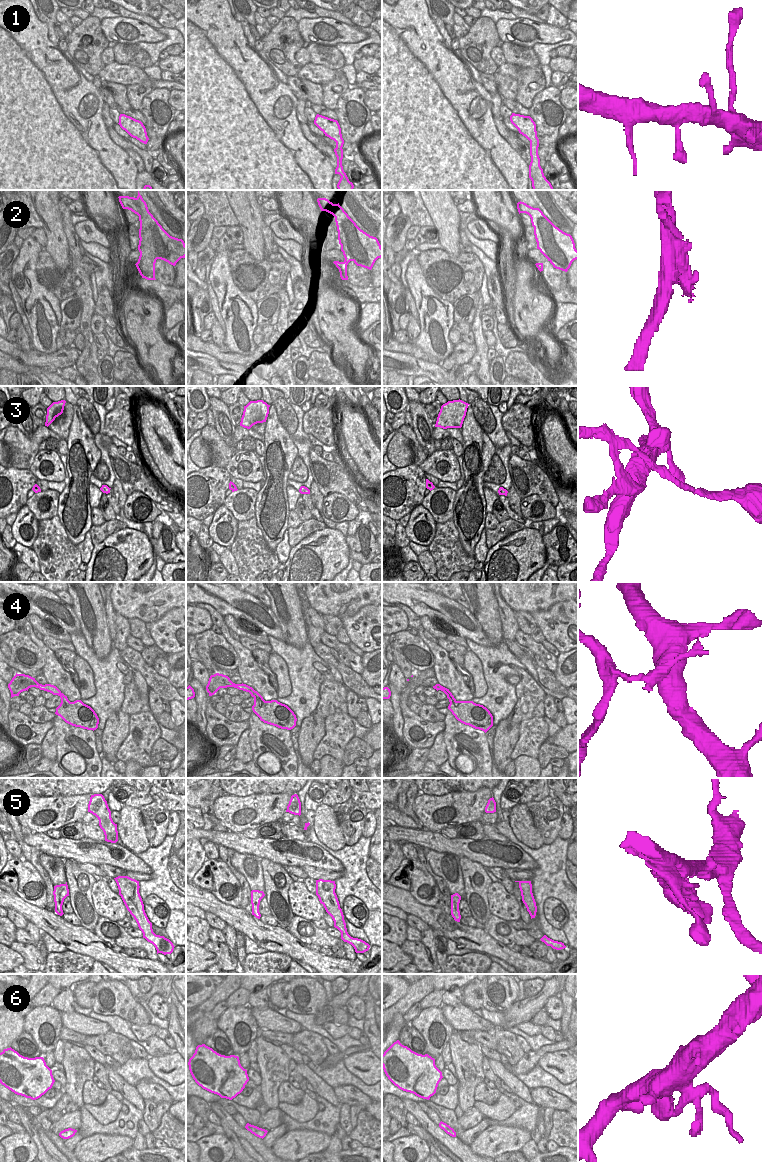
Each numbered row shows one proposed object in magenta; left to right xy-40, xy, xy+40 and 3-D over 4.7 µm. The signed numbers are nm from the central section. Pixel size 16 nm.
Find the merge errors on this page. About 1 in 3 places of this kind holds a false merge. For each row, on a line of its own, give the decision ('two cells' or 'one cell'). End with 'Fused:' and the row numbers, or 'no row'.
1: one cell
2: two cells
3: two cells
4: two cells
5: one cell
6: one cell
Fused: 2, 3, 4

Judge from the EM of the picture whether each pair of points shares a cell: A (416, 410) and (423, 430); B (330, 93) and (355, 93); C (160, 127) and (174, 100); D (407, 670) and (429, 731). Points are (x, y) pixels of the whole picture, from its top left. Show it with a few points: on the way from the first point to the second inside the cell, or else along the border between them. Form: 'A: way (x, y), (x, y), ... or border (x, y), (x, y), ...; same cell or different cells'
A: way (419, 415), (422, 425); same cell
B: border (349, 87), (339, 97), (333, 109); different cells
C: border (169, 91), (168, 103), (175, 110); different cells
D: border (410, 676), (407, 678); different cells

